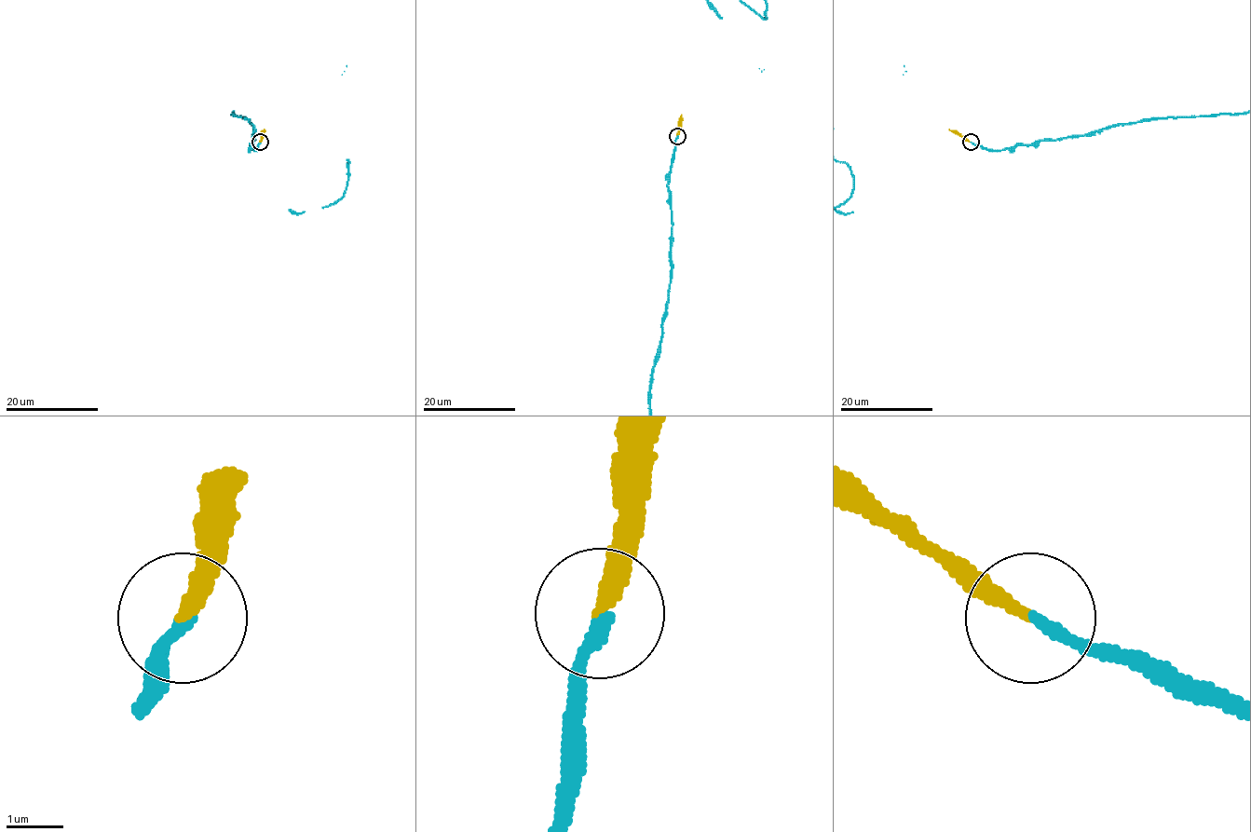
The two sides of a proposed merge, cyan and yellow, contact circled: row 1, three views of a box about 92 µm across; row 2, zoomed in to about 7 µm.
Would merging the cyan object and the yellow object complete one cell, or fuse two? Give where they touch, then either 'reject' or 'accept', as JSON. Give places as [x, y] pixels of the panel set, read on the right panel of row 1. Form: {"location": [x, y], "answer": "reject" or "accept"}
{"location": [971, 142], "answer": "accept"}

